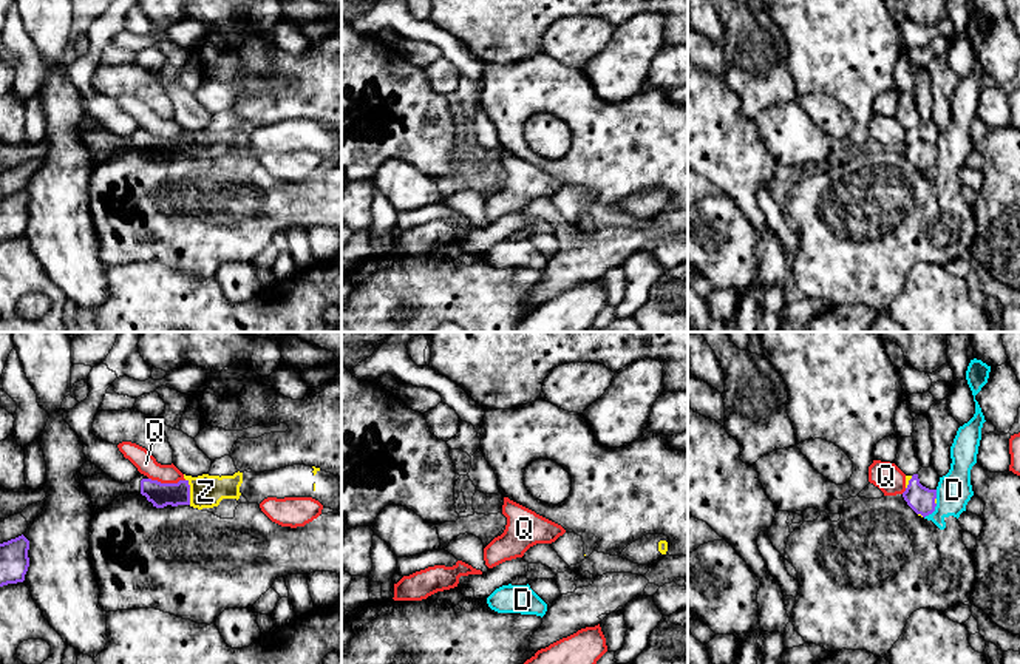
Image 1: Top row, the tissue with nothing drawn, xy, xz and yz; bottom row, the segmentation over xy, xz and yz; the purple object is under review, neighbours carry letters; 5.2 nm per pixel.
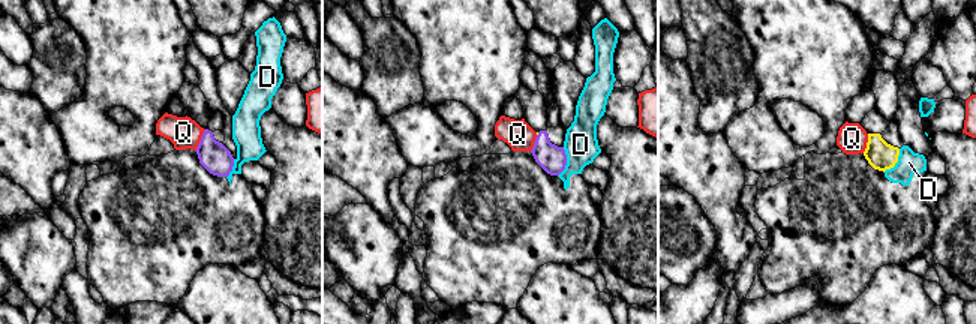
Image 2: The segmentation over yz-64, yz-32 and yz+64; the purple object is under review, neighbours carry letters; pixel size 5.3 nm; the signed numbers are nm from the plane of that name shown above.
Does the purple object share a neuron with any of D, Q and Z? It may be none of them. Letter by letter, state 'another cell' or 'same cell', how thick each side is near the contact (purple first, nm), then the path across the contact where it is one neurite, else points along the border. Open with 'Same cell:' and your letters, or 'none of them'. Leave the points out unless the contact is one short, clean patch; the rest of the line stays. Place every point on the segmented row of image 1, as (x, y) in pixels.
Same cell: Z
D: another cell; 140 nm thick on the purple side, 180 nm on the other; border along yz (937, 504), (924, 518)
Q: another cell; 130 nm thick on the purple side, 110 nm on the other; border along xy (149, 477), (158, 482), (184, 481)
Z: same cell; 130 nm thick on the purple side, 180 nm on the other

